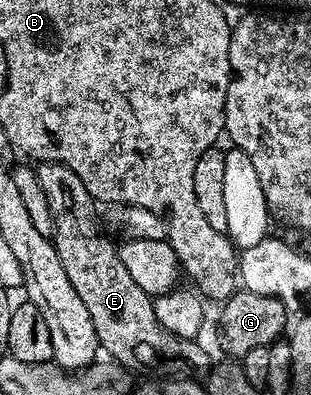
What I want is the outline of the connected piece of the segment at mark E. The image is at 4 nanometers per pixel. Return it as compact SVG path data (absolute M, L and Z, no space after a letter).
M40 162L35 167L37 173L37 181L41 181L41 189L45 189L45 197L49 197L49 210L53 213L53 221L55 222L55 234L53 236L53 242L57 249L57 257L61 257L61 265L65 265L65 274L69 276L69 281L73 281L73 289L77 289L77 294L81 296L81 301L85 301L85 309L89 309L89 315L93 317L93 323L95 325L95 332L99 337L99 346L104 352L108 351L110 358L119 365L134 369L135 366L144 367L147 371L152 371L152 376L155 377L182 377L184 379L195 379L196 376L203 377L210 372L213 366L213 358L206 351L205 348L199 344L199 341L195 339L182 339L177 337L173 333L169 333L161 325L161 321L157 321L157 313L155 312L155 304L152 296L145 293L145 289L141 289L141 285L137 285L137 281L133 281L132 275L129 274L129 269L125 269L124 263L121 261L116 244L110 243L105 236L99 232L99 223L95 220L95 207L97 208L96 200L92 199L89 189L85 189L85 185L81 181L81 177L77 177L77 173L73 173L73 169L69 169L65 165L60 163L44 163Z

